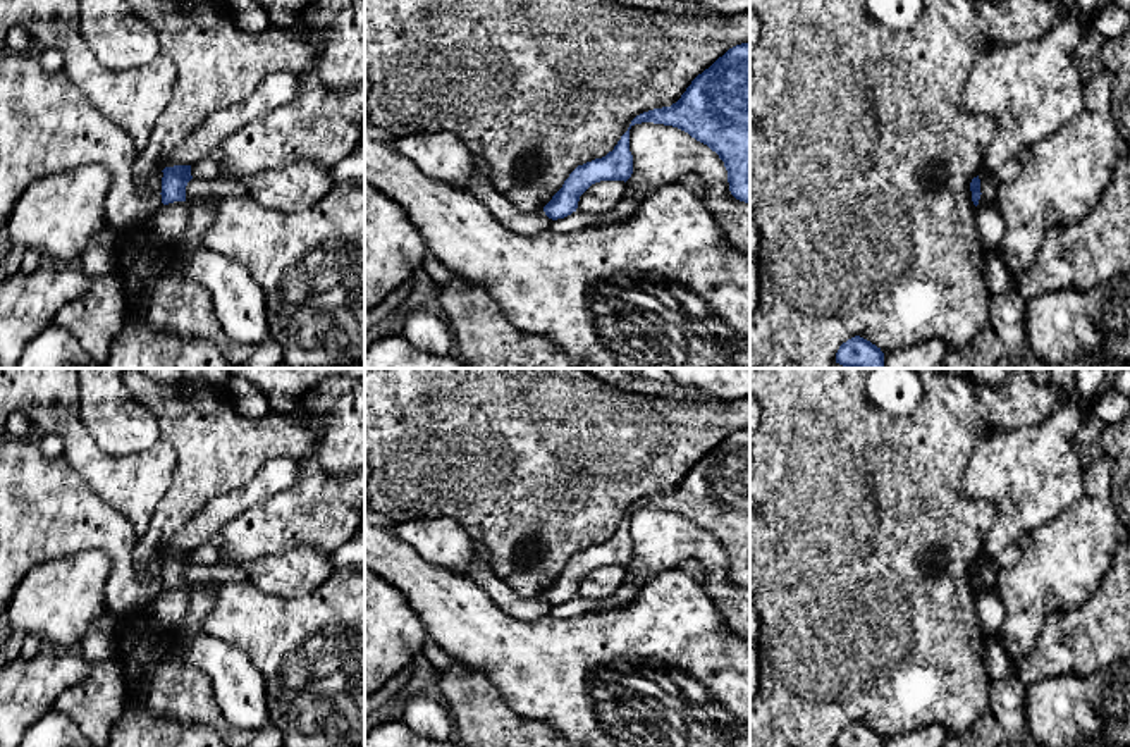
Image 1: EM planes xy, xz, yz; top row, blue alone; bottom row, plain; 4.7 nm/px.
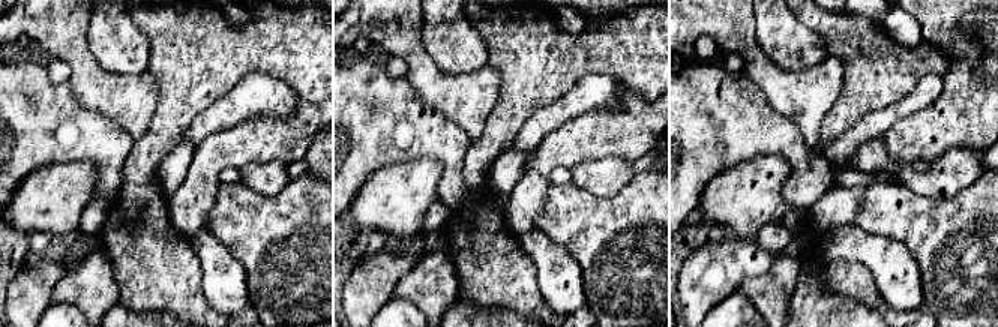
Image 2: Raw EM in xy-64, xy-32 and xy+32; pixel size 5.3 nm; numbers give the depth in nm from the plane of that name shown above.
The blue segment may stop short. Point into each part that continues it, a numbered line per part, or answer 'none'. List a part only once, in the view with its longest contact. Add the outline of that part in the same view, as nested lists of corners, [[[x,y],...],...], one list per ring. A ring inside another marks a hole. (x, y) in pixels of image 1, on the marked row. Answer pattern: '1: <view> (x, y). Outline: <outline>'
none

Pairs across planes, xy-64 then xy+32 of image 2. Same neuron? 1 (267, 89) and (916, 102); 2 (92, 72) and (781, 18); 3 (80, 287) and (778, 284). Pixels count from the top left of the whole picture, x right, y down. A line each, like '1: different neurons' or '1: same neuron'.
1: same neuron
2: different neurons
3: same neuron

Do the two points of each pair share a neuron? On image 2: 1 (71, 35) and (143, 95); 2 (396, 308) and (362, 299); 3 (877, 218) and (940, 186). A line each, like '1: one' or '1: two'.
1: one
2: two
3: two

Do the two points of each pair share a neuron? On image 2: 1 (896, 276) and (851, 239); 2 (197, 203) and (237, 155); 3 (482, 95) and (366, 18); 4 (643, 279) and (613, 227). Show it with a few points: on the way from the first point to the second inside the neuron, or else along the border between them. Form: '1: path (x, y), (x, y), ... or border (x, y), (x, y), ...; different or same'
1: path (886, 266), (869, 249), (862, 246); same
2: path (198, 188), (201, 180), (222, 159); same
3: path (453, 95), (395, 38); same
4: path (643, 266), (622, 240); same

